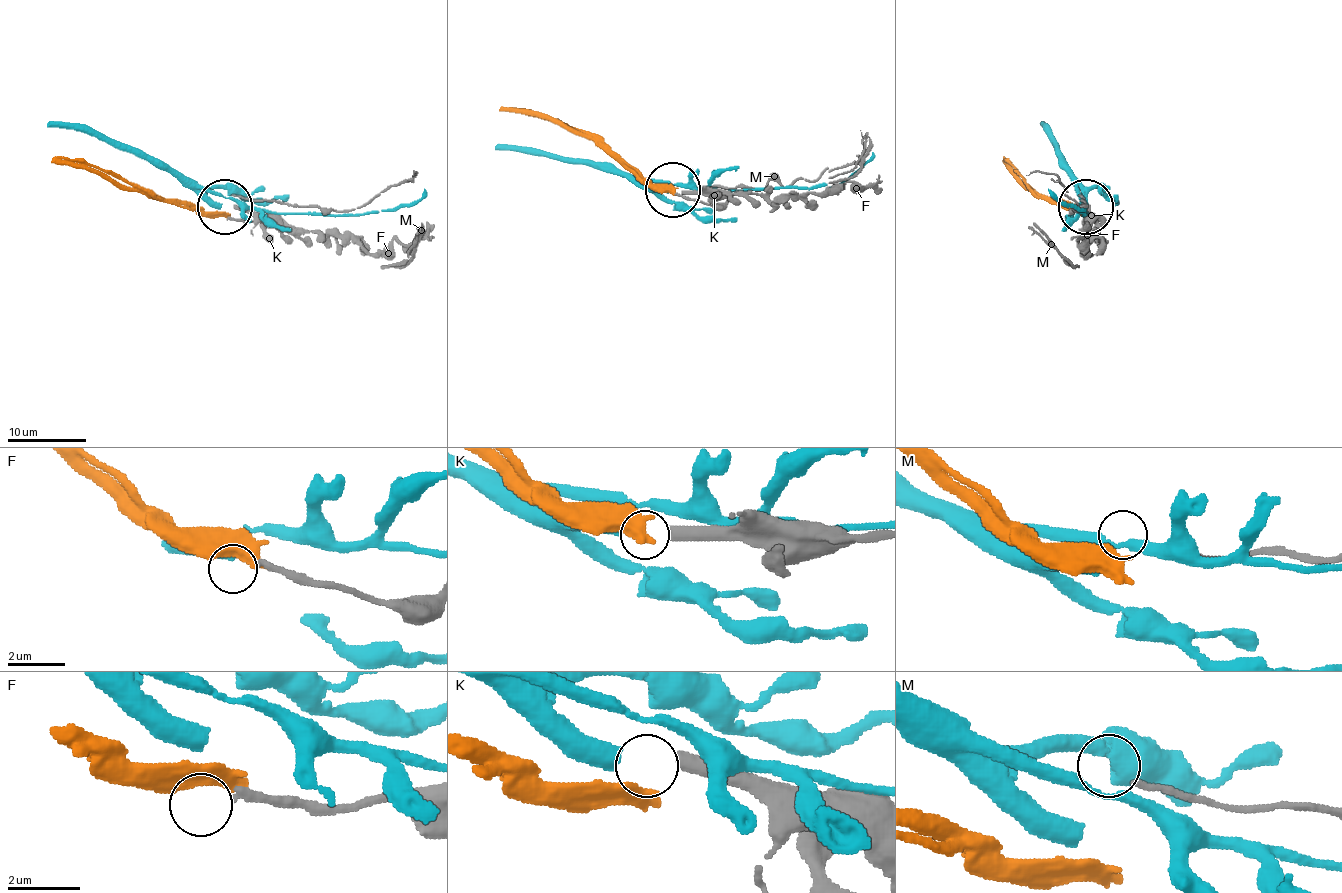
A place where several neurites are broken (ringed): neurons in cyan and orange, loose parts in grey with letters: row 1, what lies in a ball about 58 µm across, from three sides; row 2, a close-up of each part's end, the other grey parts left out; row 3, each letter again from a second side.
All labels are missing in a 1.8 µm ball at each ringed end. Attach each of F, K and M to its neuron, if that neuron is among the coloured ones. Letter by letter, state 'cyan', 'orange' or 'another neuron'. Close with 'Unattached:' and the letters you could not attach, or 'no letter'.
F: another neuron
K: cyan
M: another neuron
Unattached: F, M

